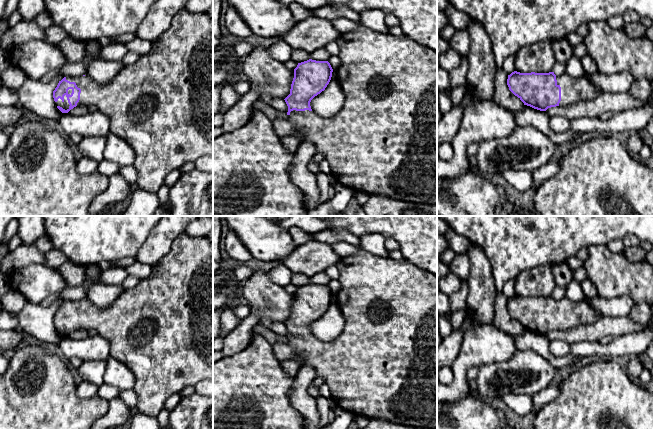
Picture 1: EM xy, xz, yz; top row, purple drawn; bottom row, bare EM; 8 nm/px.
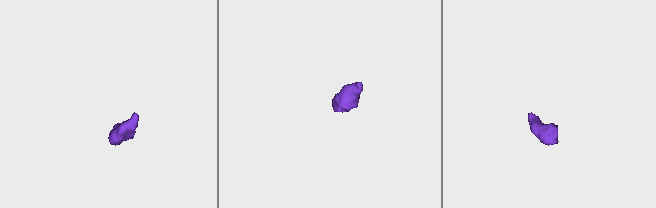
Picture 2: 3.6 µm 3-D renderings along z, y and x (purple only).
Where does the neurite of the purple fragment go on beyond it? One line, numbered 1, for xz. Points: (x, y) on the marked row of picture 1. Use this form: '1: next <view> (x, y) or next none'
1: next xz (383, 142)

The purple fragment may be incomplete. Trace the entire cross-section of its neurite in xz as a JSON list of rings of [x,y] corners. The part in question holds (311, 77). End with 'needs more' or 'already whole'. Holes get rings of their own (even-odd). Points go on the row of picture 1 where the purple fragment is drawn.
[[[364,25],[358,29],[341,33],[337,39],[340,52],[337,55],[341,60],[341,65],[336,69],[337,80],[345,95],[345,102],[341,111],[333,117],[325,118],[312,111],[311,100],[325,90],[329,84],[332,72],[334,71],[328,61],[316,61],[309,59],[298,63],[294,69],[294,78],[291,84],[290,94],[284,99],[288,112],[286,118],[273,120],[273,128],[279,138],[294,136],[301,142],[311,142],[316,147],[316,153],[323,154],[329,162],[331,175],[338,183],[343,184],[354,191],[364,192],[369,195],[387,196],[390,199],[418,204],[437,205],[437,52],[415,43],[407,37],[397,37],[389,33],[373,31]]] | needs more

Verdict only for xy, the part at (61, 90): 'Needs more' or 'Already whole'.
Needs more

